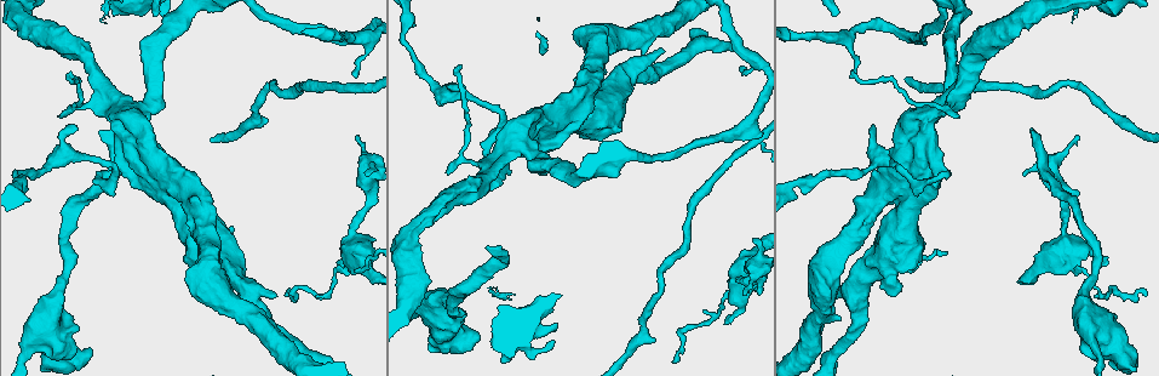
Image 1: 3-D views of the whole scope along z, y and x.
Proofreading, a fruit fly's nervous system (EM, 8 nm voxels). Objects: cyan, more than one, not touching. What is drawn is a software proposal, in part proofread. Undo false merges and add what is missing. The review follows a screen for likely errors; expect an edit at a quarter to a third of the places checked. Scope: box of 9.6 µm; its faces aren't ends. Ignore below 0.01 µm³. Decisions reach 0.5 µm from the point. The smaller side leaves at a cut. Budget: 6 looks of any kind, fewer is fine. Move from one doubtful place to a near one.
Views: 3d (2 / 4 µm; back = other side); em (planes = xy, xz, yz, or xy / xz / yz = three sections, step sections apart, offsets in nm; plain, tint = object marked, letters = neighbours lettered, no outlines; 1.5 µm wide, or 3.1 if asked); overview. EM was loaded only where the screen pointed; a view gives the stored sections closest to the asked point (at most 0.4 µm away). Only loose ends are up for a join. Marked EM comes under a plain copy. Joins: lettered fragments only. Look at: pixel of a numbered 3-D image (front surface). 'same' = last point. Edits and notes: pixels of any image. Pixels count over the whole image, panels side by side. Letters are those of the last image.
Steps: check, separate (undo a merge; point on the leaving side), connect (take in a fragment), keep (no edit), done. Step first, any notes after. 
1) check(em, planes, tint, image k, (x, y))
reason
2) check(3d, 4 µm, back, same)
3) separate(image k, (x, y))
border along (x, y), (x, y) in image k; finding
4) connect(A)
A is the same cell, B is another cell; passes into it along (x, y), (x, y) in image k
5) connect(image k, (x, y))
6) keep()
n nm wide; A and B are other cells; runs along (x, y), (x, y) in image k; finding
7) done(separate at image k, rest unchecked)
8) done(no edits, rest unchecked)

check(3d, 4 µm, image 1, (413, 315))
thick turns thin

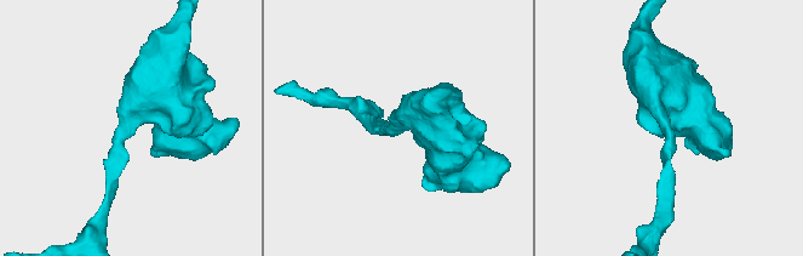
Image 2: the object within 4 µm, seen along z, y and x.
check(em, planes, letters, image 2, (129, 125))

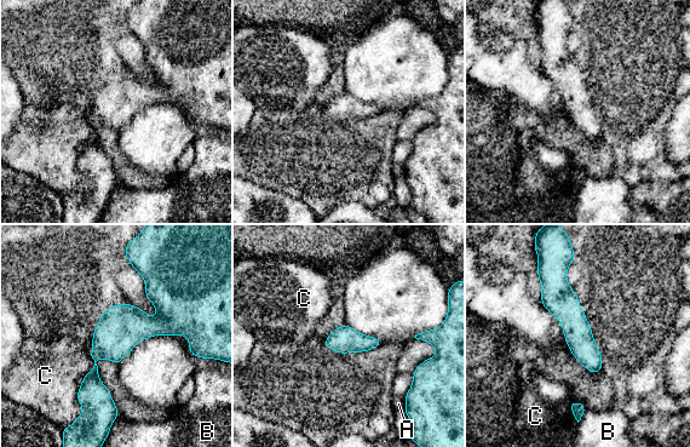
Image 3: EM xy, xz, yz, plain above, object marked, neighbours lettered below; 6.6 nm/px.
keep()
A, B and C are other cells; all the same neuron

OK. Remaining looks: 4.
check(3d, 4 µm, image 1, (354, 240))
calibre changes

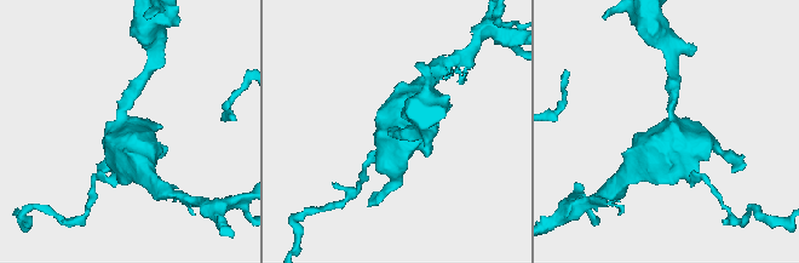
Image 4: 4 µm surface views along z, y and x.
check(em, 3.1 µm, planes, letters, image 4, (396, 134))

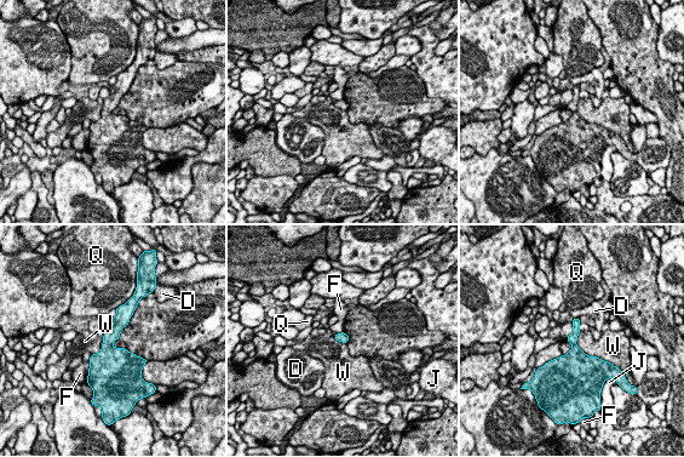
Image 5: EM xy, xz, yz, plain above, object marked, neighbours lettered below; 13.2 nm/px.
keep()
D, F, J, Q and W are other cells; border along (579, 331), (576, 344), (610, 364) in image 5; one neuron here

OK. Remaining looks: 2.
done(no edits, rest unchecked)

